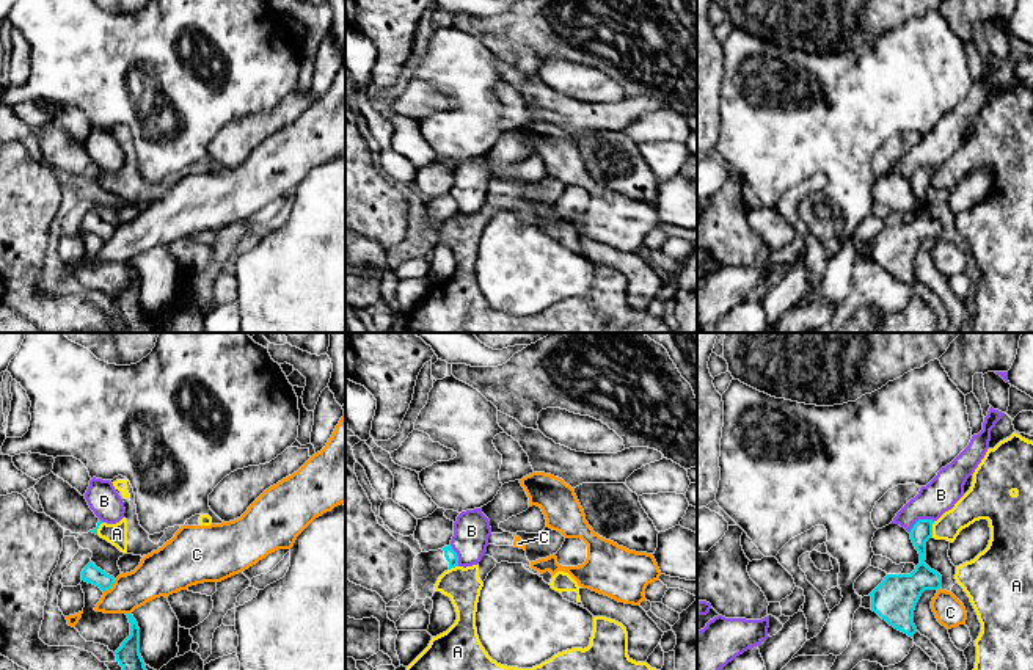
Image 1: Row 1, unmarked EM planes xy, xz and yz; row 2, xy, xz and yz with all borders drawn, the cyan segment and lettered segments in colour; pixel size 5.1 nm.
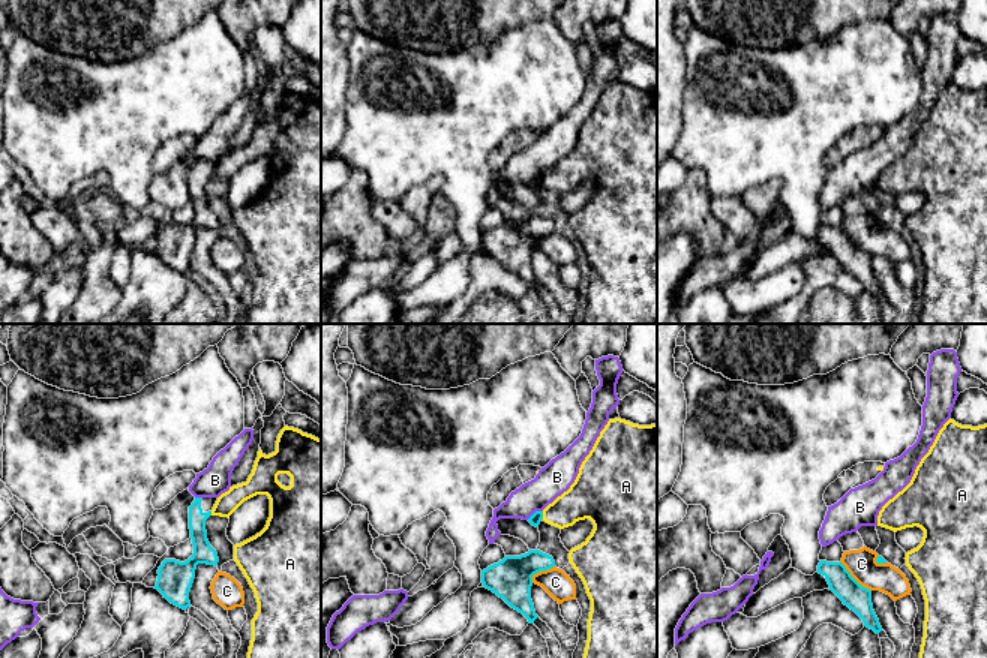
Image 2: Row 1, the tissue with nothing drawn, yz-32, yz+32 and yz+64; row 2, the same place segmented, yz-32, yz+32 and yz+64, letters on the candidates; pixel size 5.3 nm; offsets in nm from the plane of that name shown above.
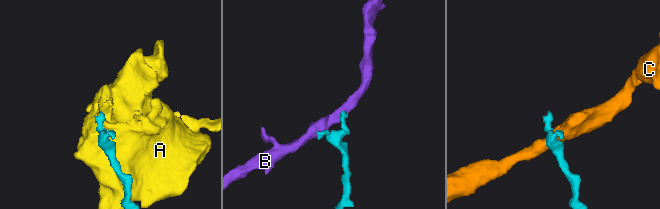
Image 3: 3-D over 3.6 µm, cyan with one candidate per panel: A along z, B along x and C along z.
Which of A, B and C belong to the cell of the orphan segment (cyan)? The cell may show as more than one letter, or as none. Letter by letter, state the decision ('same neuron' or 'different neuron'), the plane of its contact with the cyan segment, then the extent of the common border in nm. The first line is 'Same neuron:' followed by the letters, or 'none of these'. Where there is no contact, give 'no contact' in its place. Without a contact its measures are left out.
Same neuron: none of these
A: different neuron | yz | 80 nm
B: different neuron | yz | 140 nm
C: different neuron | xy | 90 nm

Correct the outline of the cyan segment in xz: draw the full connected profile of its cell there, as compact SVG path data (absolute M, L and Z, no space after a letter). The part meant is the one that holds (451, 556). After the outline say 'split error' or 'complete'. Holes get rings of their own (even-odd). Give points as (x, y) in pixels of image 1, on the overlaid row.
M451 544L438 551L418 554L413 568L413 590L418 593L418 598L432 599L438 577L455 566L458 566L458 555Z; split error

